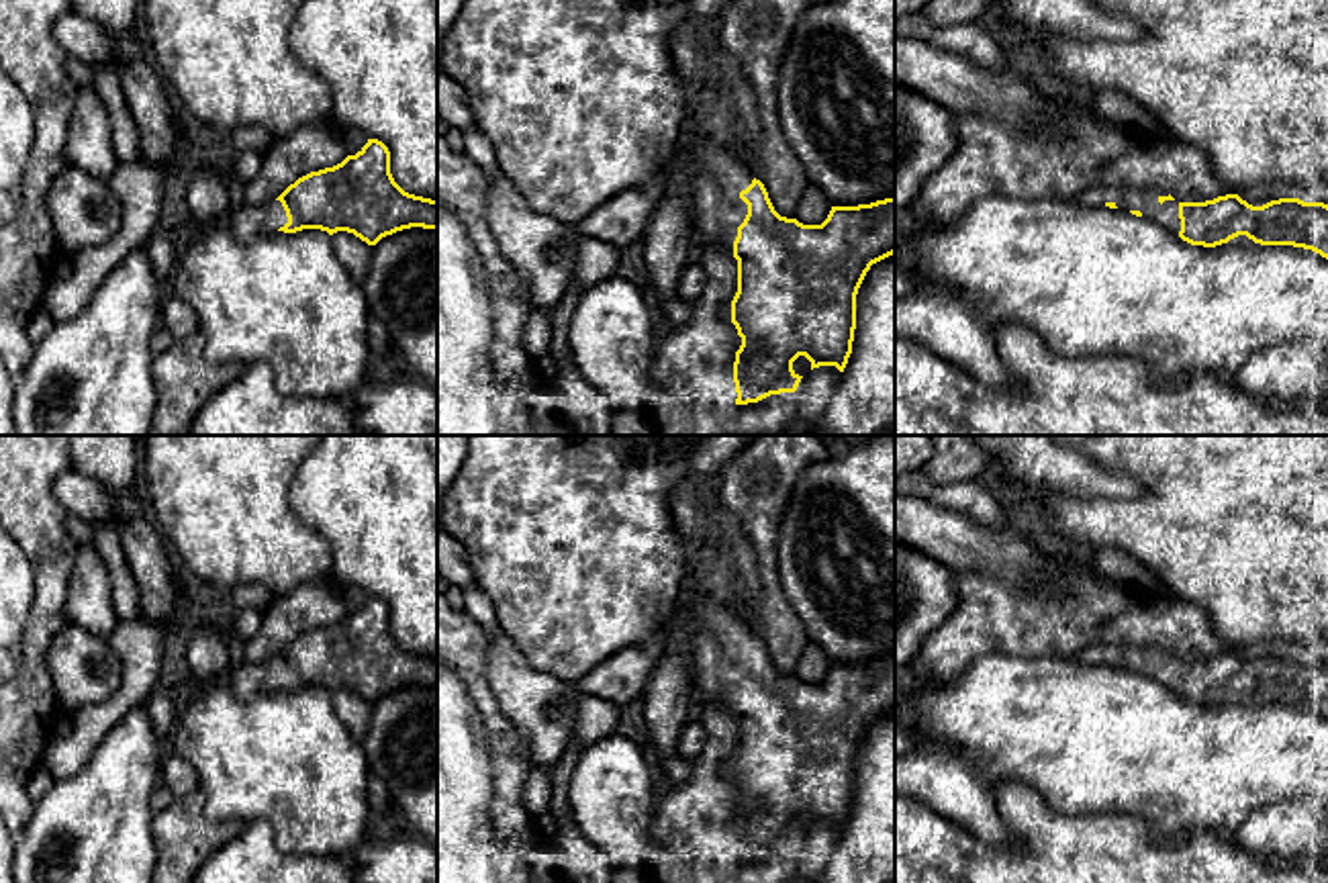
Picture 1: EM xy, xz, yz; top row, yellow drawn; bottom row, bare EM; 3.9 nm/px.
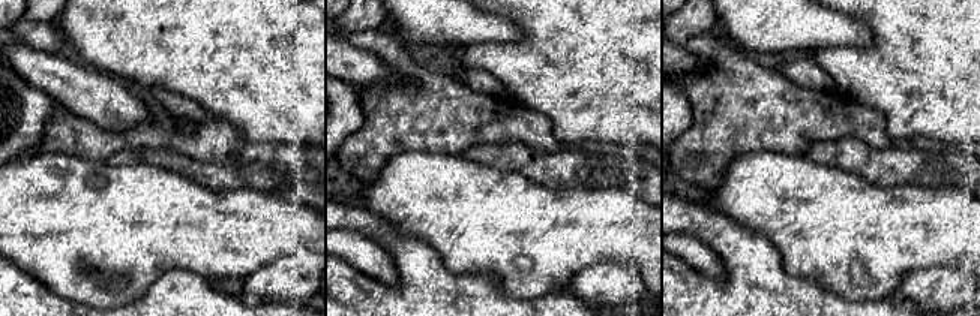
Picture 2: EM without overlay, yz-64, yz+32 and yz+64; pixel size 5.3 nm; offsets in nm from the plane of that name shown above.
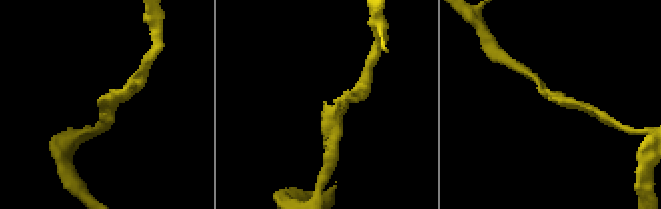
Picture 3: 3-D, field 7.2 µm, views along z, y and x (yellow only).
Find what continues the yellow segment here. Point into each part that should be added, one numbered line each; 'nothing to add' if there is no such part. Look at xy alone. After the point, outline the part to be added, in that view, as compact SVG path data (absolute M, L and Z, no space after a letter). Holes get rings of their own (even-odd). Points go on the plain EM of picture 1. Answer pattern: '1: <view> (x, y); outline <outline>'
1: xy (248, 679); outline M237 658L225 681L235 697L249 701L262 693L276 691L288 681L288 675L280 658L266 662L245 662Z

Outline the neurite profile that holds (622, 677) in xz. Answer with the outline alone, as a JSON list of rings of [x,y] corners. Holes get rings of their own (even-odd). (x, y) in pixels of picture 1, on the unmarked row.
[[[650,648],[617,650],[584,675],[576,689],[623,707],[644,695],[656,660]]]

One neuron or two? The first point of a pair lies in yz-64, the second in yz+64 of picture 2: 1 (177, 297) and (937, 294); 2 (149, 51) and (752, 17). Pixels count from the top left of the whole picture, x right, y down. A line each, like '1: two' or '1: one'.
1: two
2: two

